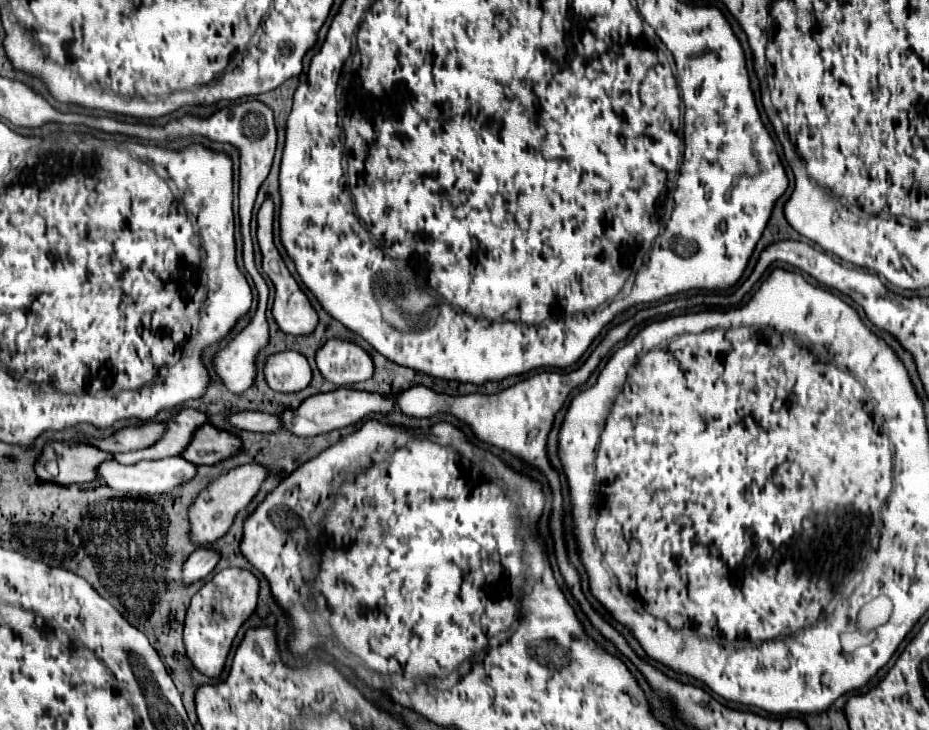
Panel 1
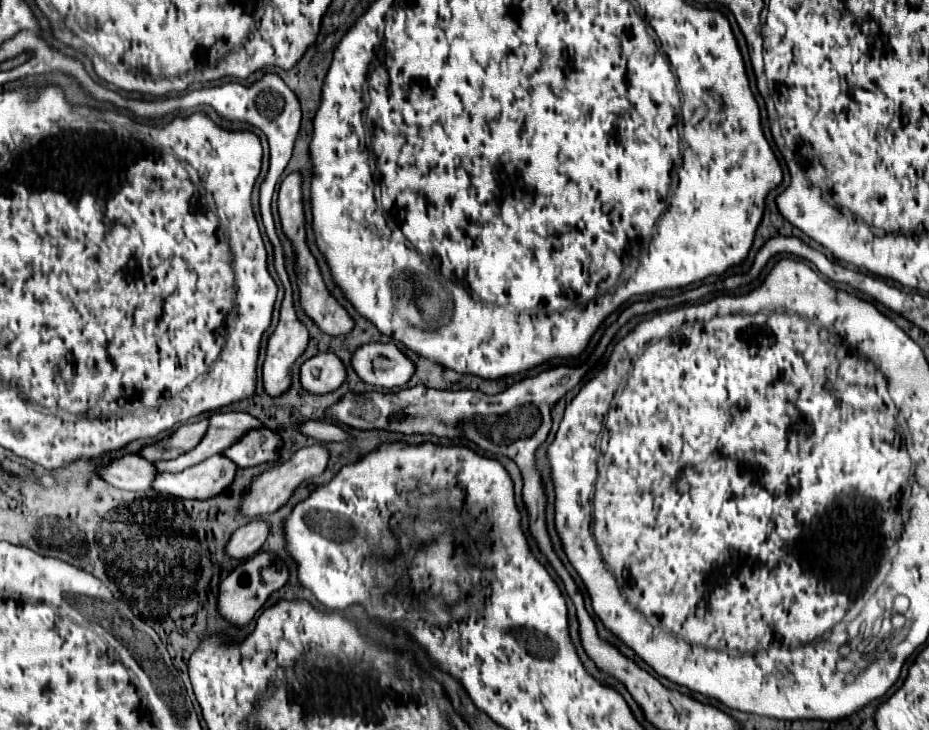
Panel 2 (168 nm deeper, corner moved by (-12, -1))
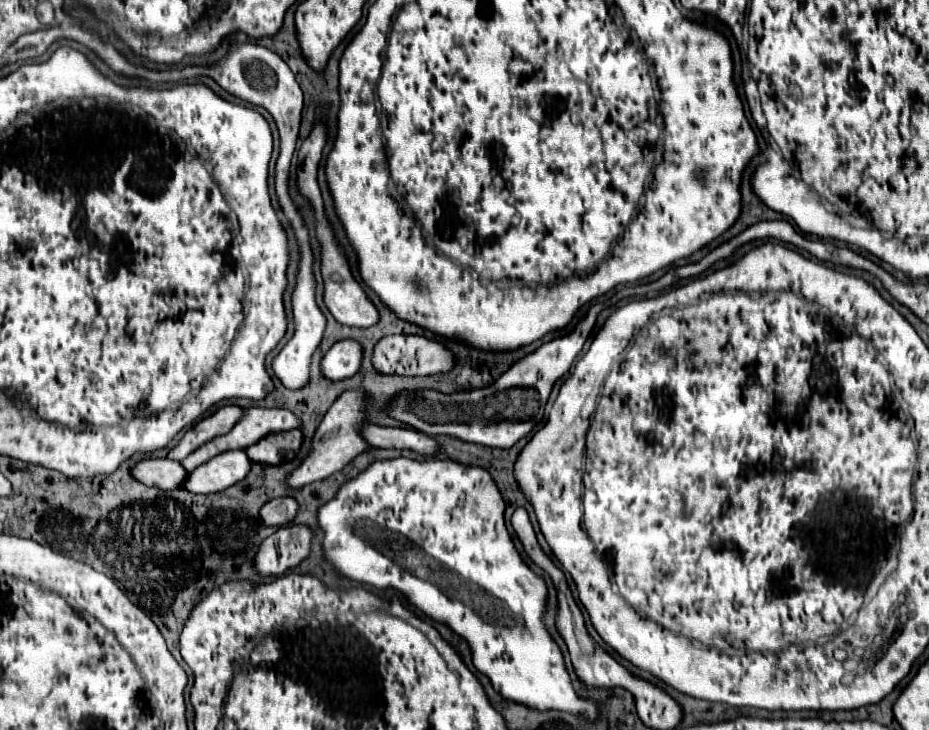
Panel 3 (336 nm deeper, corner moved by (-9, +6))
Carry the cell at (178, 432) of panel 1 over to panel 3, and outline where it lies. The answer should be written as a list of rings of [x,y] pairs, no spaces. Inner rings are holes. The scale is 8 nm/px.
[[[244,407],[244,415],[228,435],[220,435],[216,439],[210,439],[204,443],[204,447],[198,447],[188,455],[188,467],[186,471],[192,471],[194,467],[202,465],[204,461],[212,459],[214,455],[220,455],[228,449],[244,449],[252,443],[256,443],[260,437],[274,433],[274,431],[288,431],[300,427],[300,421],[296,415],[292,415],[288,409],[260,409],[260,407]]]

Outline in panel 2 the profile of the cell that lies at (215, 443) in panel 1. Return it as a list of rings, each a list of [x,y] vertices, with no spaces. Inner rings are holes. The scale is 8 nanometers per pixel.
[[[251,430],[251,434],[245,434],[237,446],[231,450],[225,450],[223,454],[237,462],[237,466],[259,466],[265,462],[275,462],[279,458],[279,450],[283,446],[283,438],[269,430]]]

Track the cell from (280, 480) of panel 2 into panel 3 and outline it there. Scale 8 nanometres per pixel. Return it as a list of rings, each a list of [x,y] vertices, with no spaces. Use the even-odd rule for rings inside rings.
[[[344,391],[336,399],[336,403],[330,407],[330,411],[324,415],[320,427],[316,429],[308,455],[302,459],[300,467],[284,479],[286,489],[302,489],[304,485],[308,485],[312,481],[326,479],[328,475],[340,471],[346,463],[350,463],[358,453],[368,449],[368,443],[358,433],[358,425],[364,423],[364,413],[360,413],[362,407],[364,407],[364,397],[360,391]]]

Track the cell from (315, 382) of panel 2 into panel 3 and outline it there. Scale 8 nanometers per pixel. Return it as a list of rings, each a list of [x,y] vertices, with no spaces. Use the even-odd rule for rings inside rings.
[[[344,339],[334,343],[326,351],[326,355],[320,361],[320,371],[330,381],[342,381],[358,371],[360,359],[362,359],[360,345],[352,339]]]

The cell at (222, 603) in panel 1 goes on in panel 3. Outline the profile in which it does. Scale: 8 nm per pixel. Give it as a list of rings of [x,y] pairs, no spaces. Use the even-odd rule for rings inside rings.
[[[288,525],[264,539],[256,551],[254,567],[262,577],[284,575],[310,553],[312,531],[304,525]]]

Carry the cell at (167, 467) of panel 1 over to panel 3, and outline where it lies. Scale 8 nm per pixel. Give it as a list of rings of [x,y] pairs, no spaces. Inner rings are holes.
[[[224,451],[212,457],[208,463],[196,467],[184,479],[184,487],[190,493],[218,493],[230,485],[242,481],[250,471],[250,459],[244,451]]]

